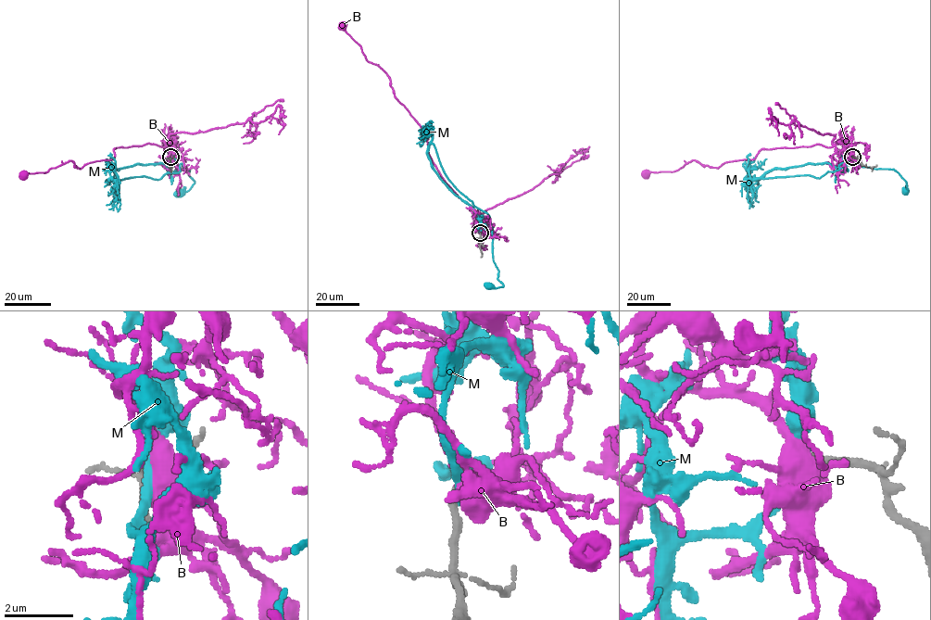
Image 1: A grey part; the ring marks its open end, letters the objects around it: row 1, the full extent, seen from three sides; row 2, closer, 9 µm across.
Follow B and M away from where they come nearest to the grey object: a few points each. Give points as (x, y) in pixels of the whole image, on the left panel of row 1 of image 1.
B: (170, 157), (166, 145), (147, 143), (116, 147), (111, 159), (81, 169), (69, 160), (44, 173), (22, 174)
M: (170, 158), (169, 171), (162, 163), (114, 173), (158, 179), (182, 163), (195, 183), (180, 194)

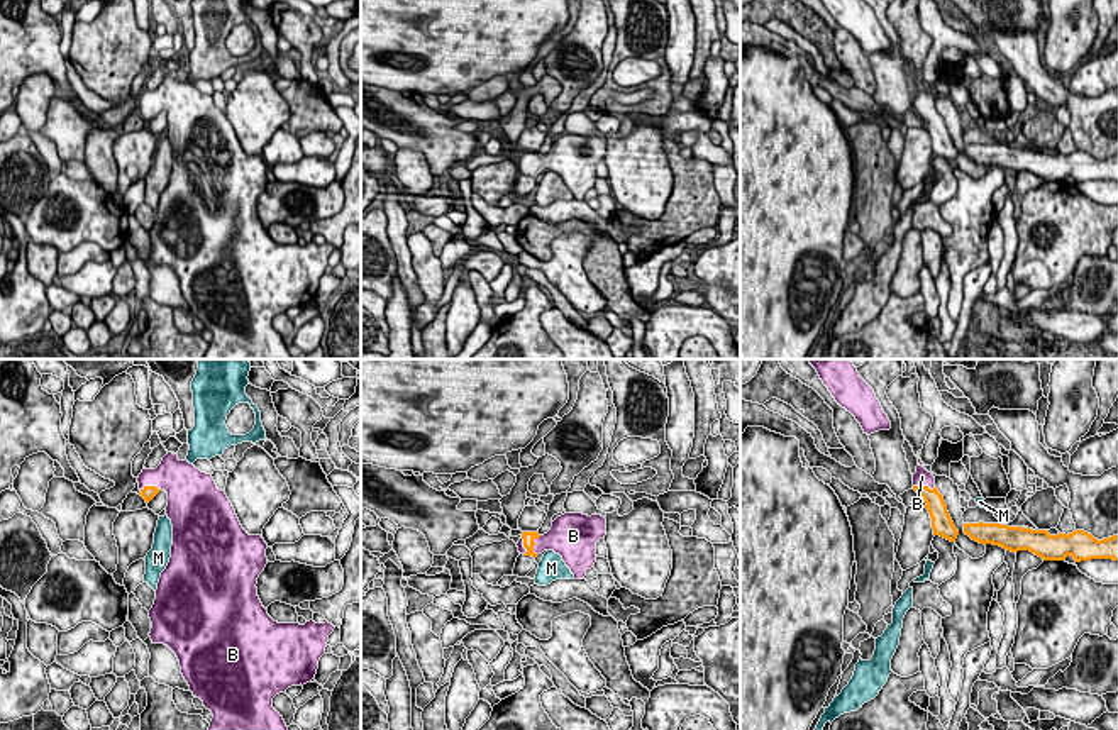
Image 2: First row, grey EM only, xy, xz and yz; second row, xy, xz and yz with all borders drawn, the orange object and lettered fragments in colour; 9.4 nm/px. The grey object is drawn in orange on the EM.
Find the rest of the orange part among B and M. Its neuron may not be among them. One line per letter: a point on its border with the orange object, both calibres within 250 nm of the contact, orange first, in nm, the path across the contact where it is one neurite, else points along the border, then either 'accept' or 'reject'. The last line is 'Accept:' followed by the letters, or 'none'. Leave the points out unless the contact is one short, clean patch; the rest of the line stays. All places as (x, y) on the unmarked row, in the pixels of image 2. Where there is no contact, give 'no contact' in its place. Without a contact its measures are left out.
B: xz (534, 165) | 100/260 nm | across xz (527, 158), (534, 165), (559, 160) | accept
M: no contact | reject
Accept: B

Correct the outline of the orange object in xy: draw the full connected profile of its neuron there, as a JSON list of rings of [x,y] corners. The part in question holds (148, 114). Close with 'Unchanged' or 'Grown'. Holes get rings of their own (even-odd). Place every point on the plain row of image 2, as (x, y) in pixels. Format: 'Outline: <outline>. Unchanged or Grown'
Outline: [[[168,73],[156,90],[144,88],[137,103],[146,124],[163,110],[168,113],[166,135],[173,146],[171,178],[161,193],[156,220],[149,230],[152,244],[149,257],[152,264],[164,264],[176,274],[190,312],[212,332],[213,339],[203,359],[293,359],[283,337],[273,329],[273,318],[315,298],[318,281],[335,247],[313,241],[305,246],[278,244],[268,235],[256,208],[268,185],[268,164],[261,156],[249,156],[242,149],[232,124],[225,112],[217,108],[212,95]]]. Grown

